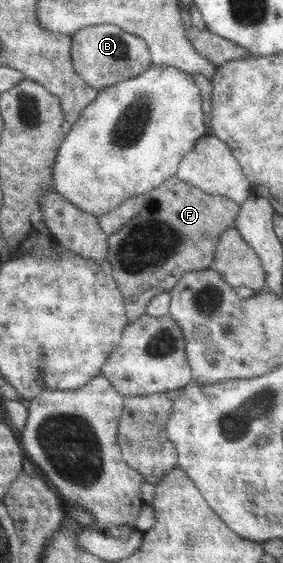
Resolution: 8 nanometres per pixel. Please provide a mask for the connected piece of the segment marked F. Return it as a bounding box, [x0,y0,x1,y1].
[106,174,241,322]

